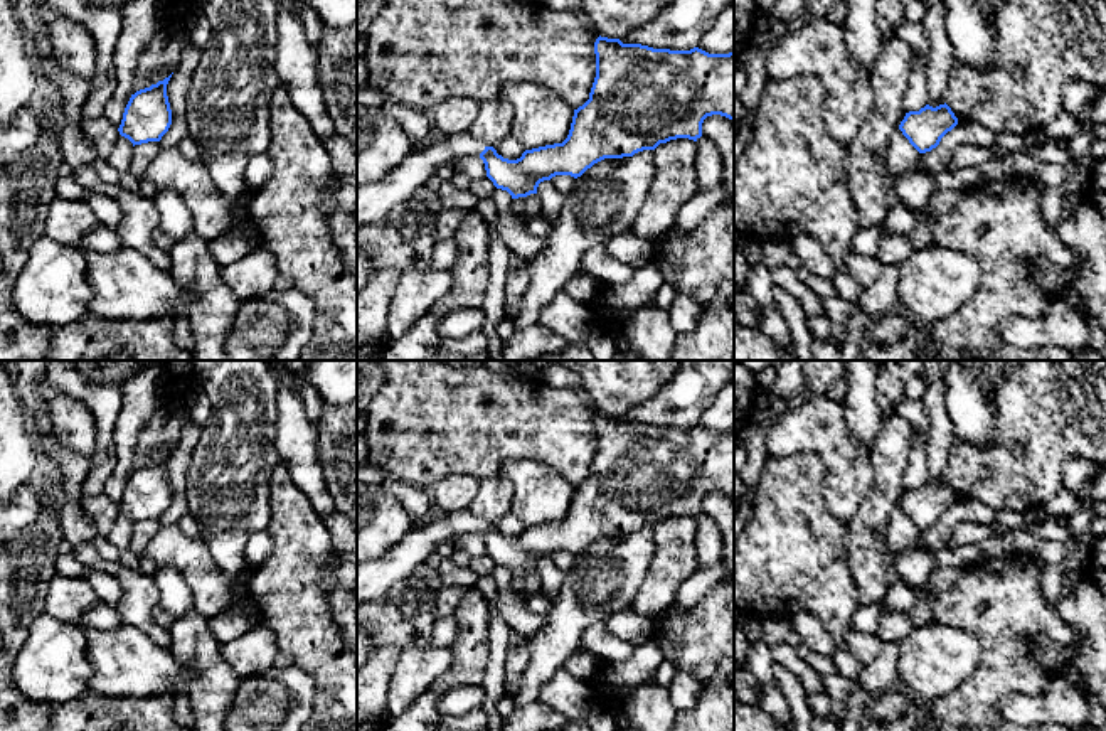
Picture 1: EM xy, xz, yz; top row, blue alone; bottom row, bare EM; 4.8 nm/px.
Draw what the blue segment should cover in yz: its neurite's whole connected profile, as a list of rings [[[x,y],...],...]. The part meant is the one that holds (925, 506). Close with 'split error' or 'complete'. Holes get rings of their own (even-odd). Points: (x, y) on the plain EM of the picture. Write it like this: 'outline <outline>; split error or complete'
outline [[[944,480],[936,485],[926,482],[919,488],[906,490],[899,507],[919,531],[926,531],[936,526],[956,502],[958,495]]]; complete

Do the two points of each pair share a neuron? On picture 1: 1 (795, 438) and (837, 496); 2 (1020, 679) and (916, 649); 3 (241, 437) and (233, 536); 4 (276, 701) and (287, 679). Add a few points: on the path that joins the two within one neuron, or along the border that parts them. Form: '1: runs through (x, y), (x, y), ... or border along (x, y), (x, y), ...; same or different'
1: runs through (813, 438), (837, 462), (837, 477); same
2: border along (965, 629), (980, 644), (980, 662), (948, 694); different
3: runs through (233, 462), (233, 511); same
4: border along (266, 674), (271, 674), (288, 693), (287, 713); different

